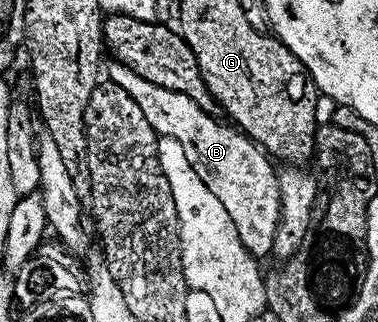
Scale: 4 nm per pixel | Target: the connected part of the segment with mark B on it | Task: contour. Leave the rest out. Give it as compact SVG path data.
M111 62L109 82L120 85L140 105L144 117L148 117L148 125L158 132L159 136L169 137L184 145L184 157L188 157L192 169L212 189L212 197L216 197L228 209L228 217L232 217L232 225L236 225L236 233L240 233L240 241L244 241L244 249L255 257L269 256L274 249L274 238L280 221L280 189L278 188L278 171L267 155L253 139L242 134L229 122L221 123L211 112L200 109L192 97L184 97L184 93L172 93L172 89L160 89L160 85L152 85L152 81L144 81L132 69L123 63Z

